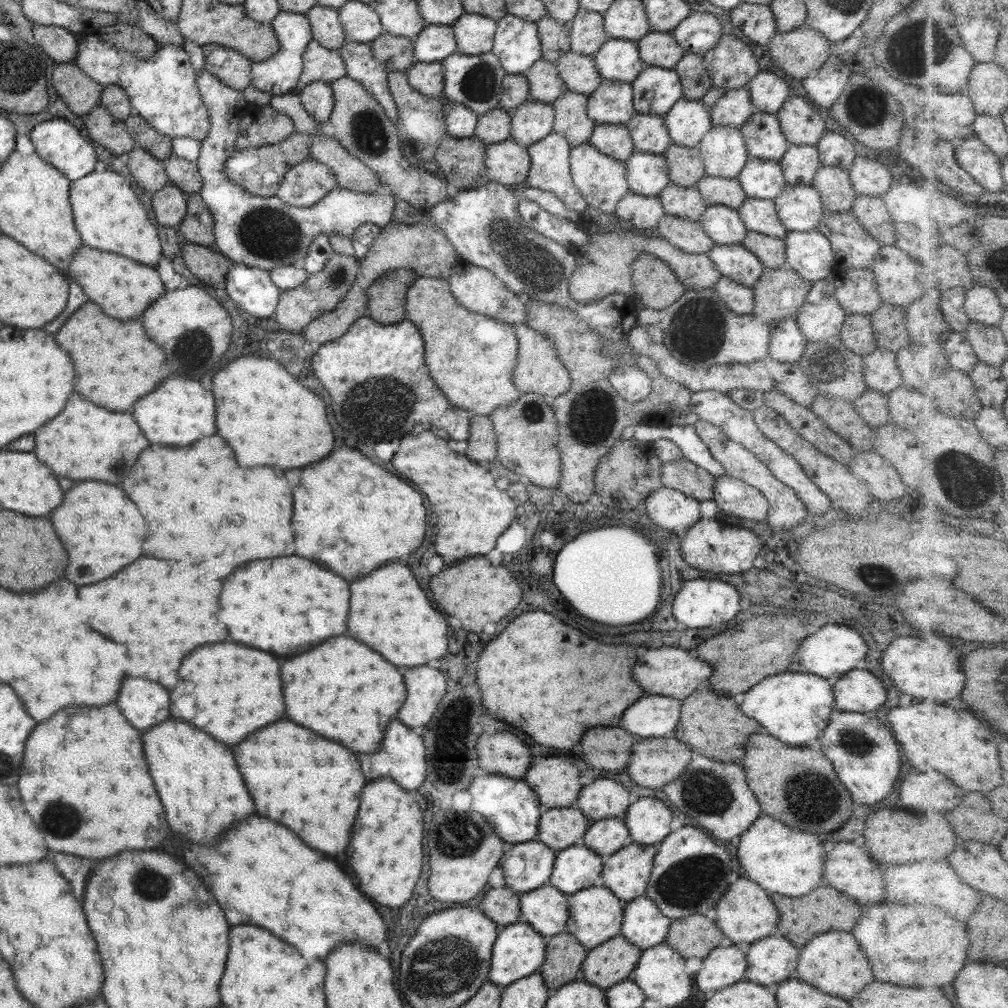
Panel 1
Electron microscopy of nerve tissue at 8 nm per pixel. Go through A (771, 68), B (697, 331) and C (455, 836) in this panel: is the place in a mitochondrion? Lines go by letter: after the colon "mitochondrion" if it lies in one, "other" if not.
A: other
B: mitochondrion
C: mitochondrion

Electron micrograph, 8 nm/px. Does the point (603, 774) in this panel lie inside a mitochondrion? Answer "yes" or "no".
no

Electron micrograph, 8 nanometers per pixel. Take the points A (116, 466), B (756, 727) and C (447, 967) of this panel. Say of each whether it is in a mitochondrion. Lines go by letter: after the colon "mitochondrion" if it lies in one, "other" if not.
A: mitochondrion
B: other
C: mitochondrion

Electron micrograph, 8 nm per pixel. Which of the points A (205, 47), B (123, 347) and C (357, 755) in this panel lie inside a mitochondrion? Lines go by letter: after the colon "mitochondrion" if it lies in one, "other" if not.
A: other
B: other
C: other

